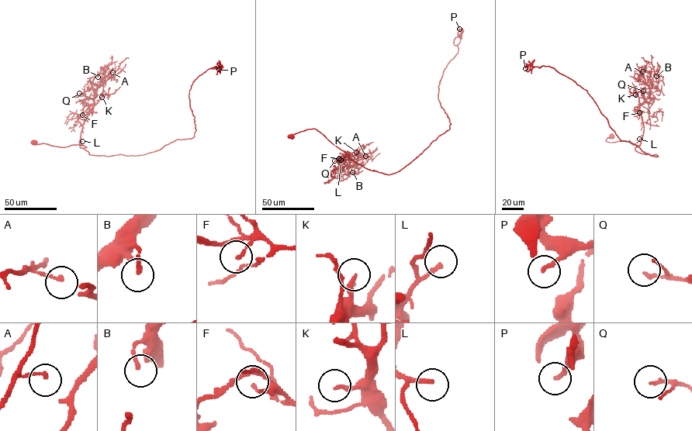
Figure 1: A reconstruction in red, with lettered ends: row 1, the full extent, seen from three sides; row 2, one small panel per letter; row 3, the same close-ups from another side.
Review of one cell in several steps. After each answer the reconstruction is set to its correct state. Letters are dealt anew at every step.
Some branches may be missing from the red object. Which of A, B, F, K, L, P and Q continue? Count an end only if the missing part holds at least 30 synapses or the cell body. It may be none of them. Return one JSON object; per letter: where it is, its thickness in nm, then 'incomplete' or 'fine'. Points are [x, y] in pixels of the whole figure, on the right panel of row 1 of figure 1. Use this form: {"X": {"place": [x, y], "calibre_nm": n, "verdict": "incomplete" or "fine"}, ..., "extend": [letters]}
{"A": {"place": [642, 71], "calibre_nm": 100, "verdict": "fine"}, "B": {"place": [656, 76], "calibre_nm": 160, "verdict": "fine"}, "F": {"place": [639, 112], "calibre_nm": 130, "verdict": "fine"}, "K": {"place": [635, 94], "calibre_nm": 180, "verdict": "fine"}, "L": {"place": [639, 139], "calibre_nm": 180, "verdict": "incomplete"}, "P": {"place": [525, 68], "calibre_nm": 200, "verdict": "fine"}, "Q": {"place": [643, 91], "calibre_nm": 100, "verdict": "fine"}, "extend": ["L"]}

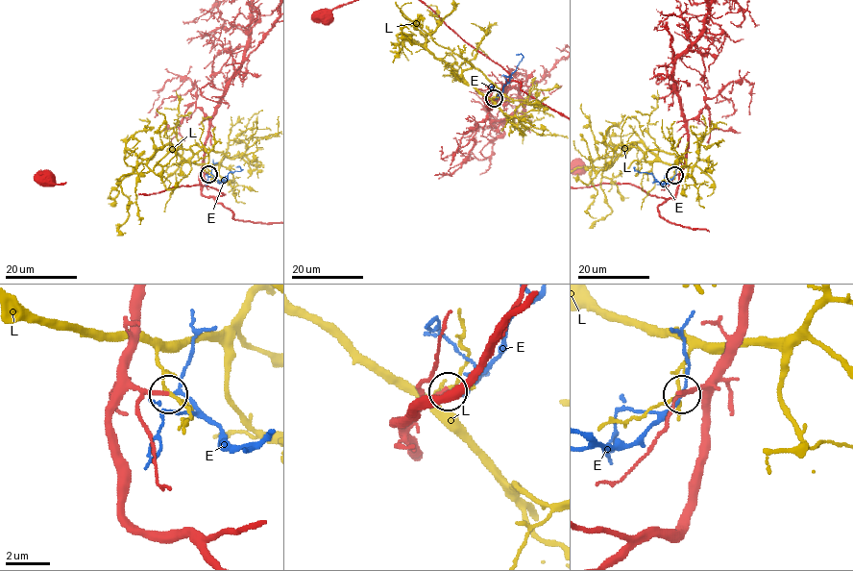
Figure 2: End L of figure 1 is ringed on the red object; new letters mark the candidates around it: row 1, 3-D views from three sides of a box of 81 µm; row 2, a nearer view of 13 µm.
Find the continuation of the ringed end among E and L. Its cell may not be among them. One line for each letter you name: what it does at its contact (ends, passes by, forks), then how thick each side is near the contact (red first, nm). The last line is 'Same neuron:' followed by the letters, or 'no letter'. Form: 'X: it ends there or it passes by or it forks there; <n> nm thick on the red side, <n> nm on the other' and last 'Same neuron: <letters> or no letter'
E: it passes by; 180 nm thick on the red side, 110 nm on the other
Same neuron: E

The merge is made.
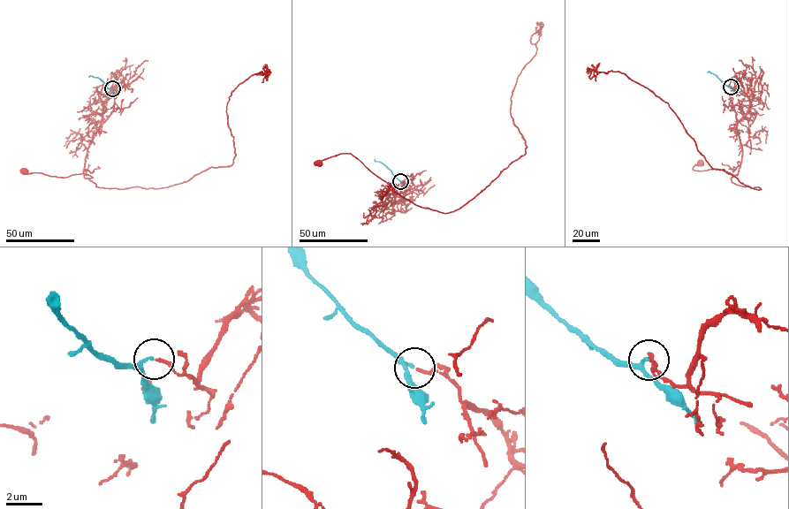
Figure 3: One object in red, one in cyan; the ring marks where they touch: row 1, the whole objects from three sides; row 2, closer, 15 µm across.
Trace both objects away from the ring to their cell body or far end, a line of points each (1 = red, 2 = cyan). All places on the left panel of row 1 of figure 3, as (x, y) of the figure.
1: (112, 88), (120, 86), (102, 105), (102, 119), (85, 158), (84, 177), (93, 178), (26, 171)
2: (112, 88), (108, 89), (98, 78), (88, 77)

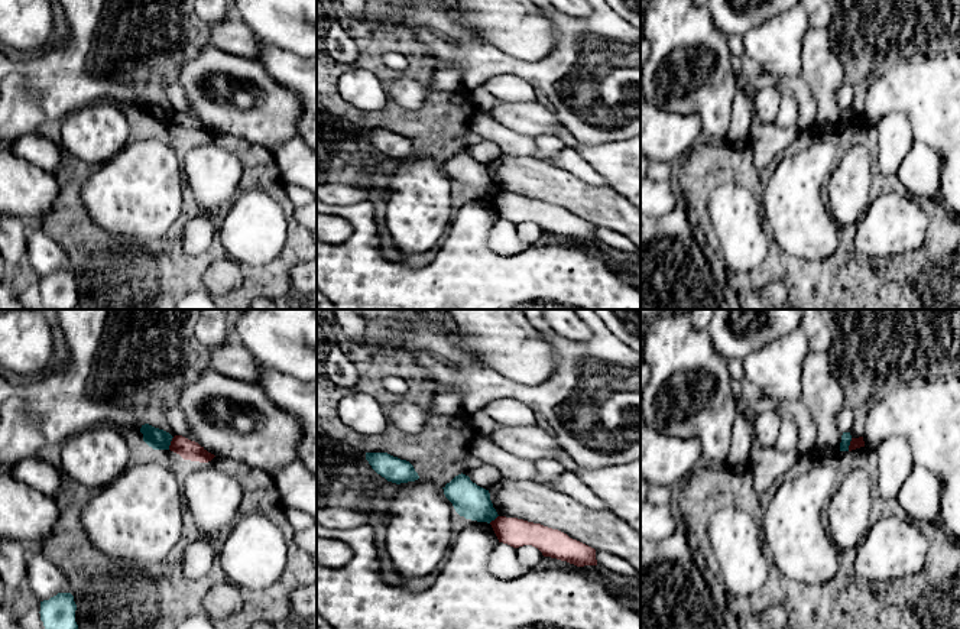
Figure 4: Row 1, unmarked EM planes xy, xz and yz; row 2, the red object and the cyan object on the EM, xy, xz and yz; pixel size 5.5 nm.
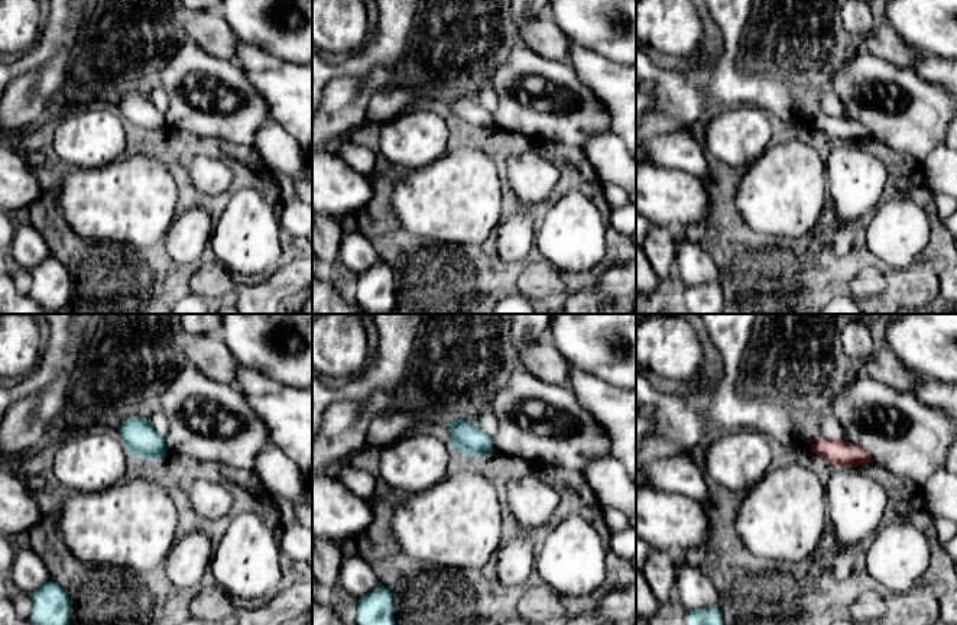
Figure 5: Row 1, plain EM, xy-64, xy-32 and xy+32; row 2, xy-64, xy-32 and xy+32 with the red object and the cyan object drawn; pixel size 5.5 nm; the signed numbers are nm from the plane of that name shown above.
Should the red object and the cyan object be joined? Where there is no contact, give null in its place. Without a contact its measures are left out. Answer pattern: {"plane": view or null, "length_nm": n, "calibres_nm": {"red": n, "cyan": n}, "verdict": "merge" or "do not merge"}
{"plane": "xy", "length_nm": 80, "calibres_nm": {"red": 110, "cyan": 120}, "verdict": "do not merge"}

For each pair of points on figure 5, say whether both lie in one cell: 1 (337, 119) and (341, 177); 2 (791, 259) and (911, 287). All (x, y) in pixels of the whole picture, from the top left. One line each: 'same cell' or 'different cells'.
1: different cells
2: same cell

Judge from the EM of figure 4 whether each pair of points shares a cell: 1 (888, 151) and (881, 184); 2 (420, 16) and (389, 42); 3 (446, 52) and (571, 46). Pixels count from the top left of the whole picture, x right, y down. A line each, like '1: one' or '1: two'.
1: two
2: two
3: one

